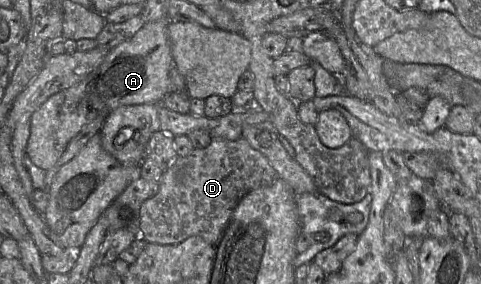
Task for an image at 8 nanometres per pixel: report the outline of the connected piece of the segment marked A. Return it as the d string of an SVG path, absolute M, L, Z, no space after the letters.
M167 17L162 18L157 21L147 22L141 27L141 29L136 32L130 39L123 41L122 43L118 44L117 46L111 48L107 55L105 56L102 63L95 68L91 73L89 73L82 81L75 84L74 86L62 90L52 96L50 96L30 117L30 135L28 138L27 146L26 146L26 154L31 159L31 161L40 169L45 171L49 170L53 167L56 162L59 160L60 156L63 154L66 146L70 142L72 138L74 138L81 129L91 122L96 117L104 117L110 111L116 109L117 107L124 106L124 105L141 105L141 104L148 104L148 103L161 103L163 97L168 92L171 92L171 79L170 79L170 72L173 67L175 67L174 60L171 54L171 45L168 37L167 32L167 25L169 20Z

